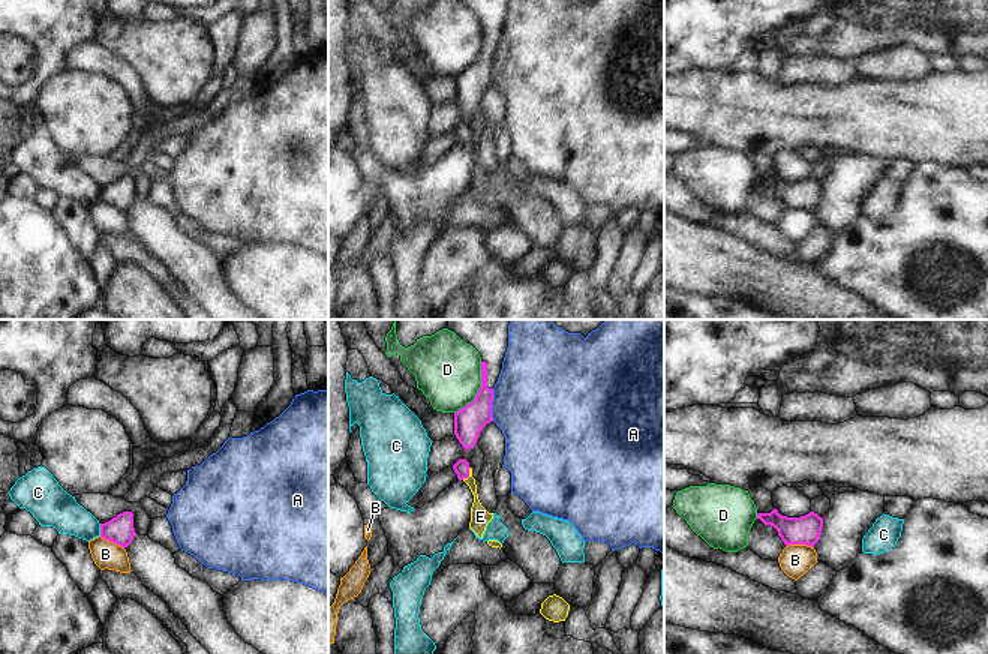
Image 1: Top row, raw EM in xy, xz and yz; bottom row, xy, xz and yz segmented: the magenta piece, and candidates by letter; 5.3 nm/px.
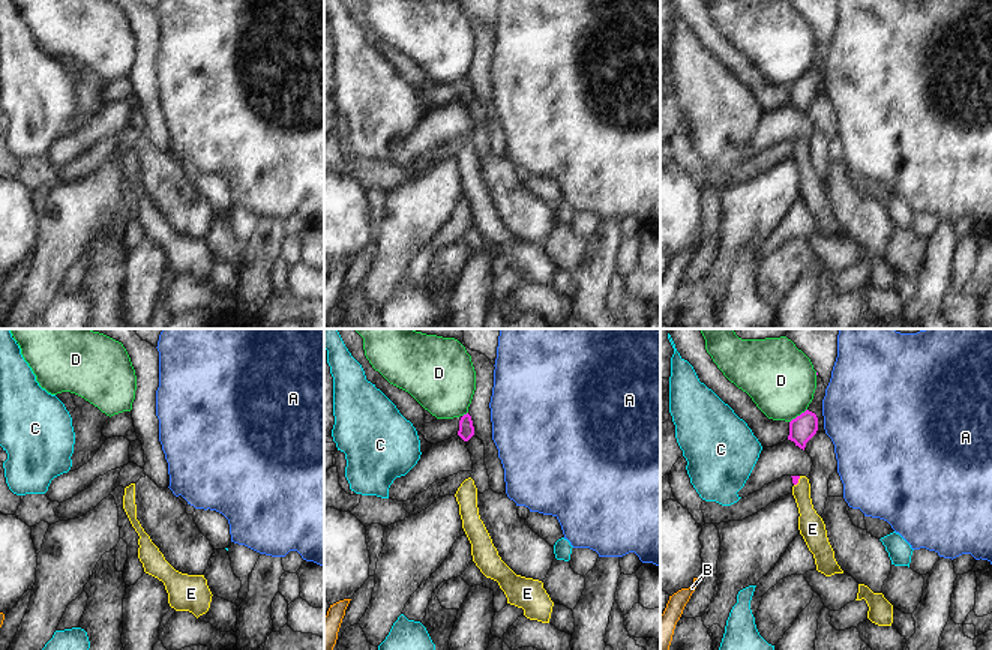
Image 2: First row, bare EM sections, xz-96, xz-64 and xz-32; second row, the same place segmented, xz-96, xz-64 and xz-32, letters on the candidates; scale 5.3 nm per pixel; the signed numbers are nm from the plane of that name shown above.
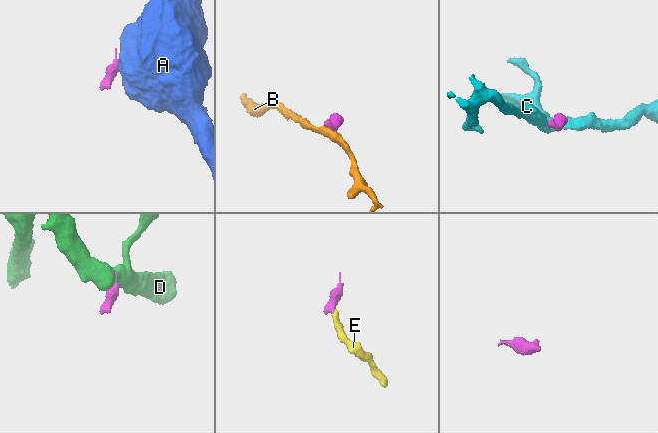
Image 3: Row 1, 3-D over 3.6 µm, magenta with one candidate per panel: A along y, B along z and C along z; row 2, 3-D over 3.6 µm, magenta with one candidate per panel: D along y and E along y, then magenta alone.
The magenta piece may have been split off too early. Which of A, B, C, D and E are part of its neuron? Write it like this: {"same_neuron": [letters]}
{"same_neuron": ["E"]}

